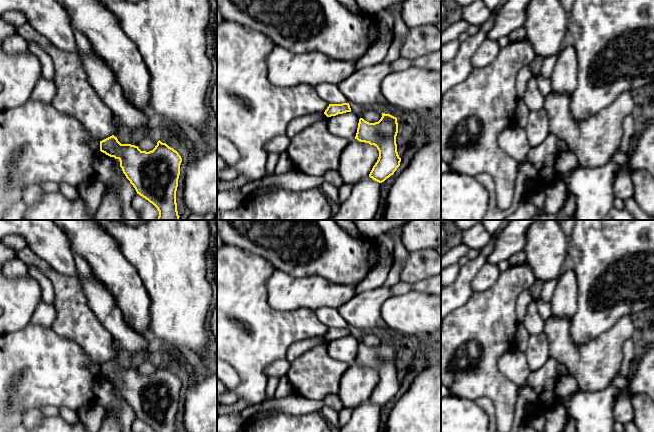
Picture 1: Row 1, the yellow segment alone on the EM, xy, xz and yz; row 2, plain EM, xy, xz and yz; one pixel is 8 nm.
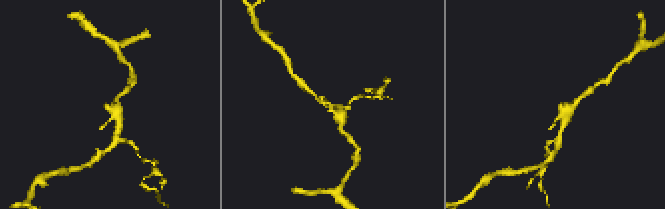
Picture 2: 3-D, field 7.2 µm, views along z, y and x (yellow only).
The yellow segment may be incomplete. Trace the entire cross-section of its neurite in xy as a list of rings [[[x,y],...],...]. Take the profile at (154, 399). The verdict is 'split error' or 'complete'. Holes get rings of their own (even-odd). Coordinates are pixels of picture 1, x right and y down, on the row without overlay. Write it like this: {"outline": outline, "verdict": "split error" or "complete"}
{"outline": [[[114,359],[100,365],[100,375],[120,385],[120,391],[137,418],[156,432],[177,432],[176,415],[182,382],[160,364],[152,375],[121,368]]], "verdict": "complete"}

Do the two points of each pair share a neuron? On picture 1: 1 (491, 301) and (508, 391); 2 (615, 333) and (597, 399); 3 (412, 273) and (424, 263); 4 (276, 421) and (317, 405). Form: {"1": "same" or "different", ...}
{"1": "same", "2": "different", "3": "same", "4": "different"}

